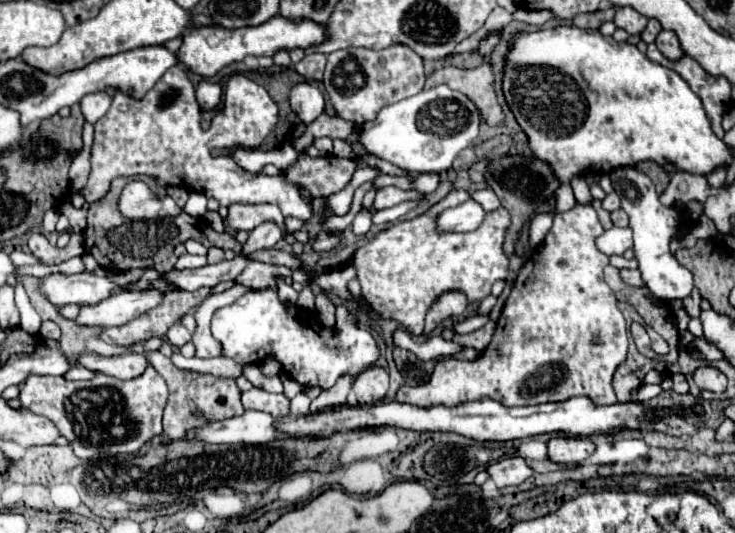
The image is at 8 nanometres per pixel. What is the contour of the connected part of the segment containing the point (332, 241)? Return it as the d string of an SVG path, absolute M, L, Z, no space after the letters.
M321 233L321 235L315 239L313 247L315 247L315 251L329 251L329 249L333 249L337 243L339 243L339 235Z

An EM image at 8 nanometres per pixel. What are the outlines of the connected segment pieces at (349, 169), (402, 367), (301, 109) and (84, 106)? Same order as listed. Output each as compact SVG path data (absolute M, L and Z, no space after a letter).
M301 153L297 161L287 167L287 177L309 191L325 191L327 197L339 193L351 181L353 169L353 159L341 159L335 155L313 159L307 153Z
M395 347L393 357L397 363L397 369L407 379L409 385L427 383L427 379L431 377L431 369L435 367L435 361L421 361L421 359L417 359L415 353L399 349L399 347Z
M297 83L291 89L289 103L303 123L311 123L323 113L325 101L323 101L323 93L311 83Z
M97 91L81 99L81 111L89 123L95 123L97 119L101 119L107 113L109 105L111 105L111 97L105 91Z

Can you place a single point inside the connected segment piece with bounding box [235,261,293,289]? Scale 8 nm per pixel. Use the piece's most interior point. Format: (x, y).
(256, 275)

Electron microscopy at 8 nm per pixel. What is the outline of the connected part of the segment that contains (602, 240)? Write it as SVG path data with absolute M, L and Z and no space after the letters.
M613 227L609 231L605 231L599 239L597 239L597 249L603 251L605 255L623 255L627 249L631 249L631 229L619 229Z

